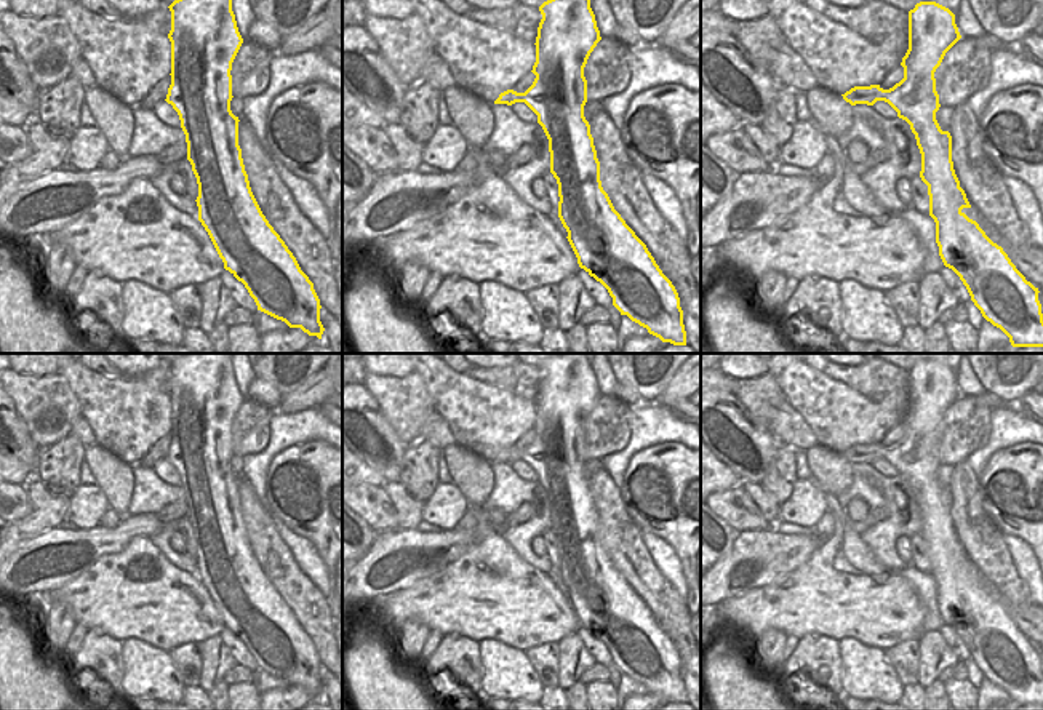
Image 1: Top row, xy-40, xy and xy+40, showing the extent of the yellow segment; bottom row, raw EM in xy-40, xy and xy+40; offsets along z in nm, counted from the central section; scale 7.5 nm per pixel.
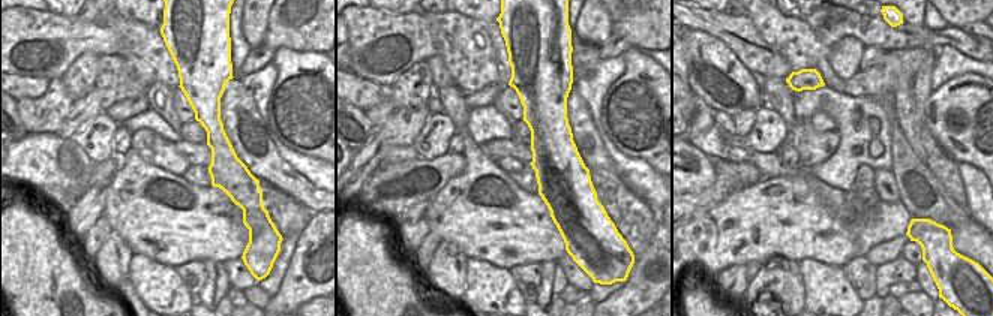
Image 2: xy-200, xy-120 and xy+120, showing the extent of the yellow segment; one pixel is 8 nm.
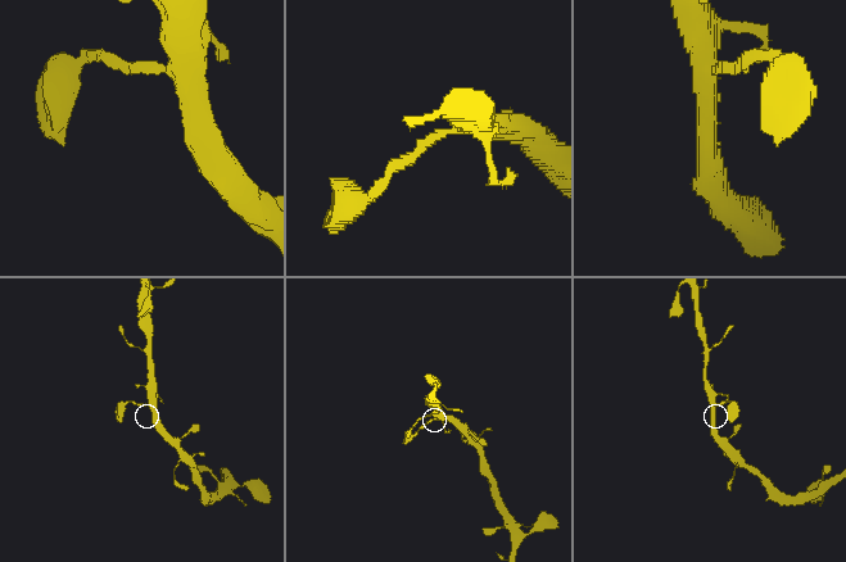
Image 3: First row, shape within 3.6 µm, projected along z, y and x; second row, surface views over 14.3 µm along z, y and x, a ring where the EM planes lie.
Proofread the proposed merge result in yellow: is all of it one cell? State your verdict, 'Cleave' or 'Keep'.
Keep

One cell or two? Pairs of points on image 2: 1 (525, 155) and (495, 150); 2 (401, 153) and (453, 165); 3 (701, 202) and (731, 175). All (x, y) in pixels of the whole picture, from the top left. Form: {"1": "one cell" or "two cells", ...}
{"1": "one cell", "2": "two cells", "3": "one cell"}

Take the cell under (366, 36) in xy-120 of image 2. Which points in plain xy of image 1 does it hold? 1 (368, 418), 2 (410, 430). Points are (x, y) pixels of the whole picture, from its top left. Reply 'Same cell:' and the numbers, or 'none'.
Same cell: 2

